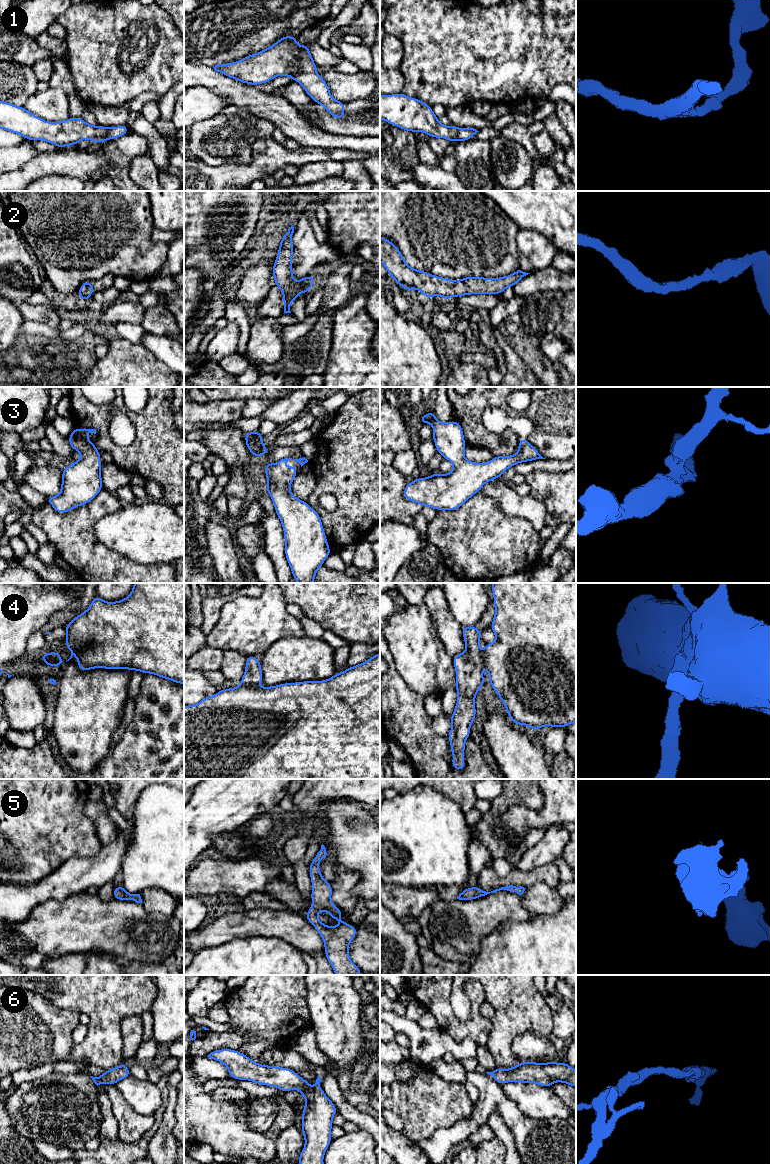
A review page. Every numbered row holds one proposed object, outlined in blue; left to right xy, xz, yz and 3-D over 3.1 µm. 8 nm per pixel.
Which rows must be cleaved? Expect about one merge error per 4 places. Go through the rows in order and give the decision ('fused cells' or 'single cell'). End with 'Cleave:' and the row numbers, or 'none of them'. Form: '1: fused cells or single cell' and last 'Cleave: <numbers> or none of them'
1: single cell
2: single cell
3: single cell
4: fused cells
5: single cell
6: single cell
Cleave: 4

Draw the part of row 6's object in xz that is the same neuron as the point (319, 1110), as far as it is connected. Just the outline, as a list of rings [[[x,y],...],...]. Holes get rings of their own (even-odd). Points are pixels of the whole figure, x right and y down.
[[[215,1050],[207,1057],[224,1064],[228,1068],[230,1078],[275,1086],[282,1093],[297,1088],[306,1099],[302,1111],[301,1129],[305,1146],[297,1164],[324,1164],[324,1154],[332,1141],[332,1119],[338,1111],[334,1103],[318,1086],[323,1080],[322,1073],[316,1074],[316,1085],[310,1088],[309,1081],[301,1078],[292,1069],[258,1064],[236,1050]]]

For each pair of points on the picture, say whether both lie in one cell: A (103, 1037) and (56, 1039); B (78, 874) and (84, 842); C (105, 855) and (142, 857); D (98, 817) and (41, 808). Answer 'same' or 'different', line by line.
A: different
B: different
C: different
D: different

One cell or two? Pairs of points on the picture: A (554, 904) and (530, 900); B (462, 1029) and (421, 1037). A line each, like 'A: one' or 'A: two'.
A: one
B: two

